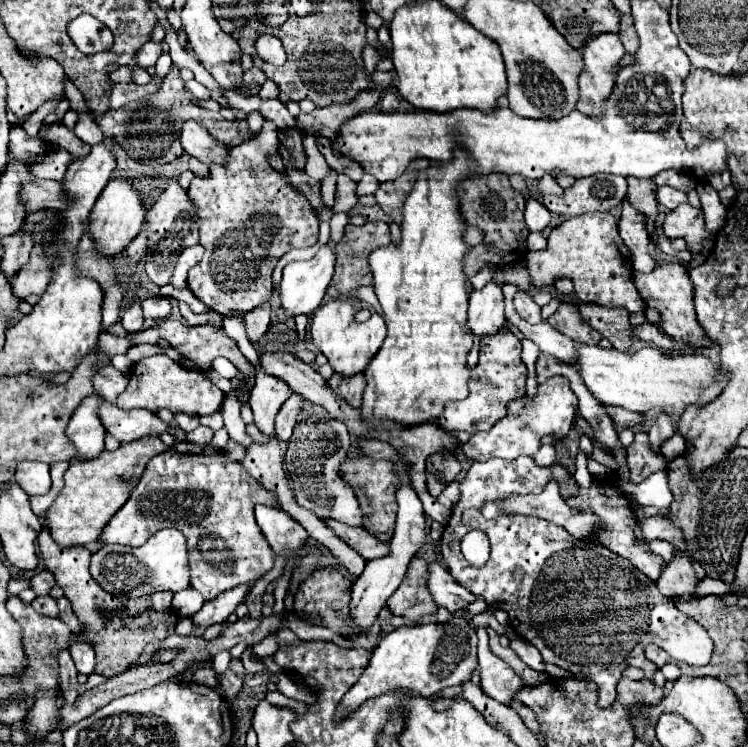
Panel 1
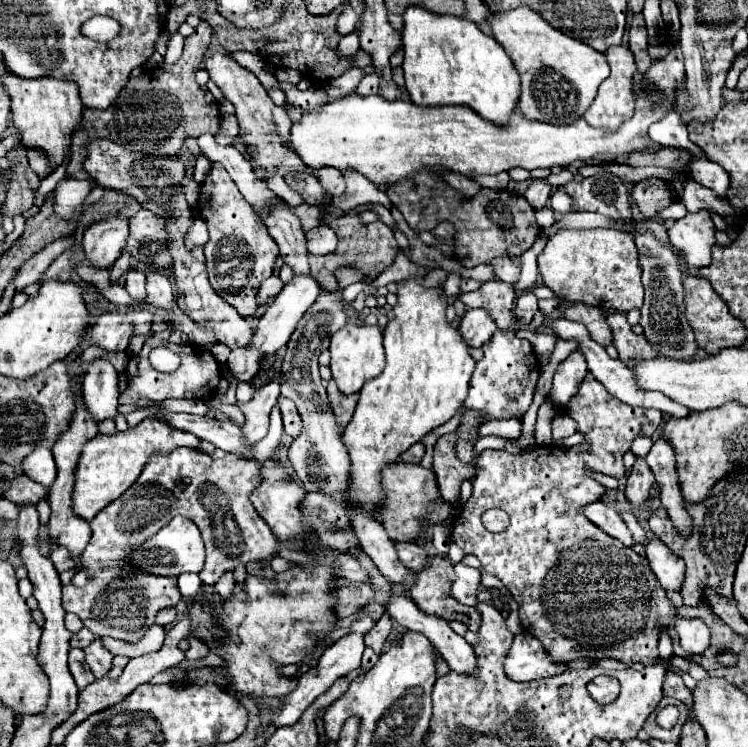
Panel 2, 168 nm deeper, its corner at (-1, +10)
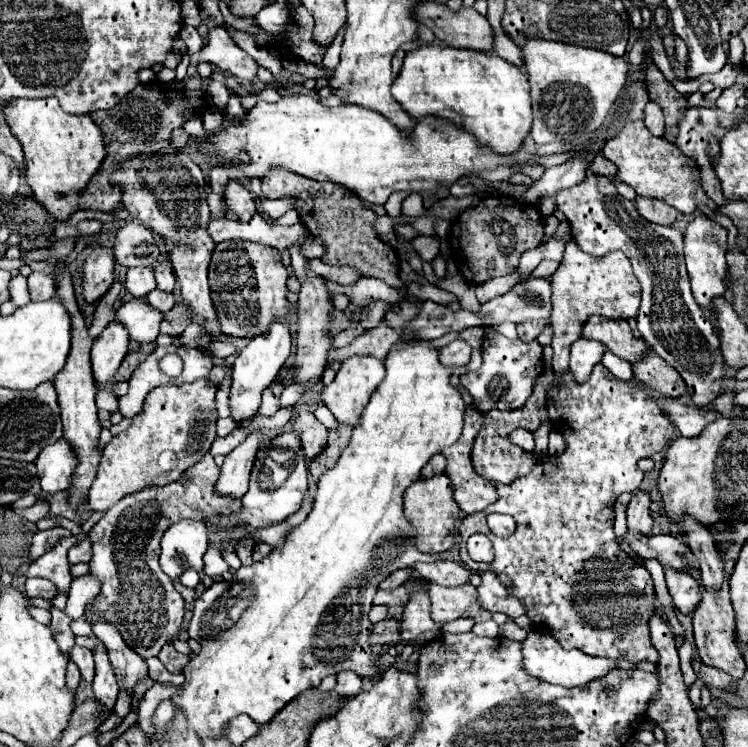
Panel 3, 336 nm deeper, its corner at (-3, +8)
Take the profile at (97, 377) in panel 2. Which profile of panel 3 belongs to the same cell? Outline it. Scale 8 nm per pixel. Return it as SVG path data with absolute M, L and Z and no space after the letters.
M109 322L103 334L93 342L91 348L93 376L105 390L111 390L115 386L111 380L115 370L121 366L123 358L129 352L127 346L129 346L127 330L115 322Z

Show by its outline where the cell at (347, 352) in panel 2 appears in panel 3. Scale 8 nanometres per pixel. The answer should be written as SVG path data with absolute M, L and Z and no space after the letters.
M353 356L343 362L341 370L337 372L335 382L331 382L329 386L323 388L321 402L331 410L331 414L335 416L337 422L355 428L355 426L359 426L363 408L367 406L371 394L377 390L377 386L383 382L383 378L385 378L385 364L381 360L377 360L373 356Z

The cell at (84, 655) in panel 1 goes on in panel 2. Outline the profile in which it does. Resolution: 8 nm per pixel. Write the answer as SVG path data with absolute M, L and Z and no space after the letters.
M99 638L85 648L85 662L89 664L89 668L97 680L103 678L111 670L111 660L113 660L113 654L103 648Z

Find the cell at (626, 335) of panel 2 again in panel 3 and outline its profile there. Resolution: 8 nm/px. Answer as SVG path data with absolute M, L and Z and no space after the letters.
M649 354L641 362L635 362L633 372L639 382L643 382L651 390L657 390L663 396L679 398L687 390L679 372L655 354Z

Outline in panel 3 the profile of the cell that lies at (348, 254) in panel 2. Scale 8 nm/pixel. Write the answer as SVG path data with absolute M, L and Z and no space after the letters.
M273 168L267 172L267 176L261 180L261 188L265 192L267 198L271 200L277 200L277 198L293 198L295 204L293 208L299 212L299 220L301 224L307 226L307 230L321 238L323 244L325 244L325 252L321 256L321 260L329 266L351 266L355 268L361 276L369 276L369 278L379 278L383 280L387 286L393 286L393 288L405 288L405 284L401 282L399 278L399 258L395 256L395 252L391 250L391 246L383 244L379 240L379 236L375 234L373 230L373 224L377 220L377 214L367 208L363 204L363 200L359 200L353 192L343 192L347 188L343 188L341 184L335 184L335 182L315 182L315 180L307 180L299 174L293 174L293 172L287 172L287 170L281 170L281 168Z

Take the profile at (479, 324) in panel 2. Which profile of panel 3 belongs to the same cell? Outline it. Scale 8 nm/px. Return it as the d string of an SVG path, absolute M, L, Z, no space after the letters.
M461 338L453 340L451 344L447 344L445 348L439 350L439 360L441 360L441 364L447 364L447 368L451 368L451 372L453 372L455 368L459 368L459 366L465 366L465 364L469 362L469 358L471 358L471 348L469 348L469 344L467 344L465 340L461 340Z

